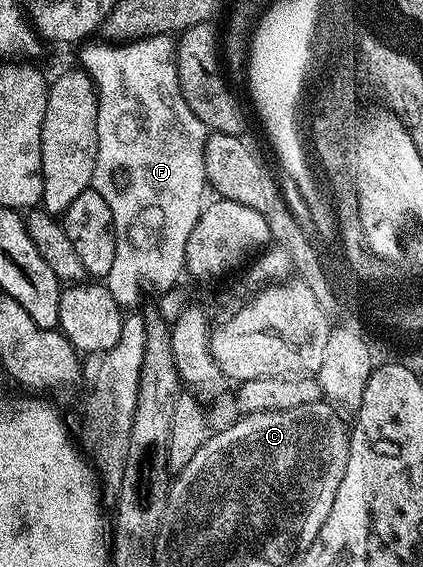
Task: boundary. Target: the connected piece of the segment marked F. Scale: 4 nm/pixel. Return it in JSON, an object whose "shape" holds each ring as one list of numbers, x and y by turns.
{"shape":[[171,33,149,34,135,40,124,40,119,44,107,41,81,45,84,58,112,58,116,66,108,71,95,71,97,83,116,82,117,94,106,98,106,116,98,120,98,156,94,164,92,186,110,204,110,216,114,220,116,251,114,264,110,268,106,285,121,308,136,306,144,290,168,290,185,273,184,257,190,232,197,224,206,202,206,168,204,149,209,129,194,116,190,104,182,96,179,68,176,66,178,42]]}

